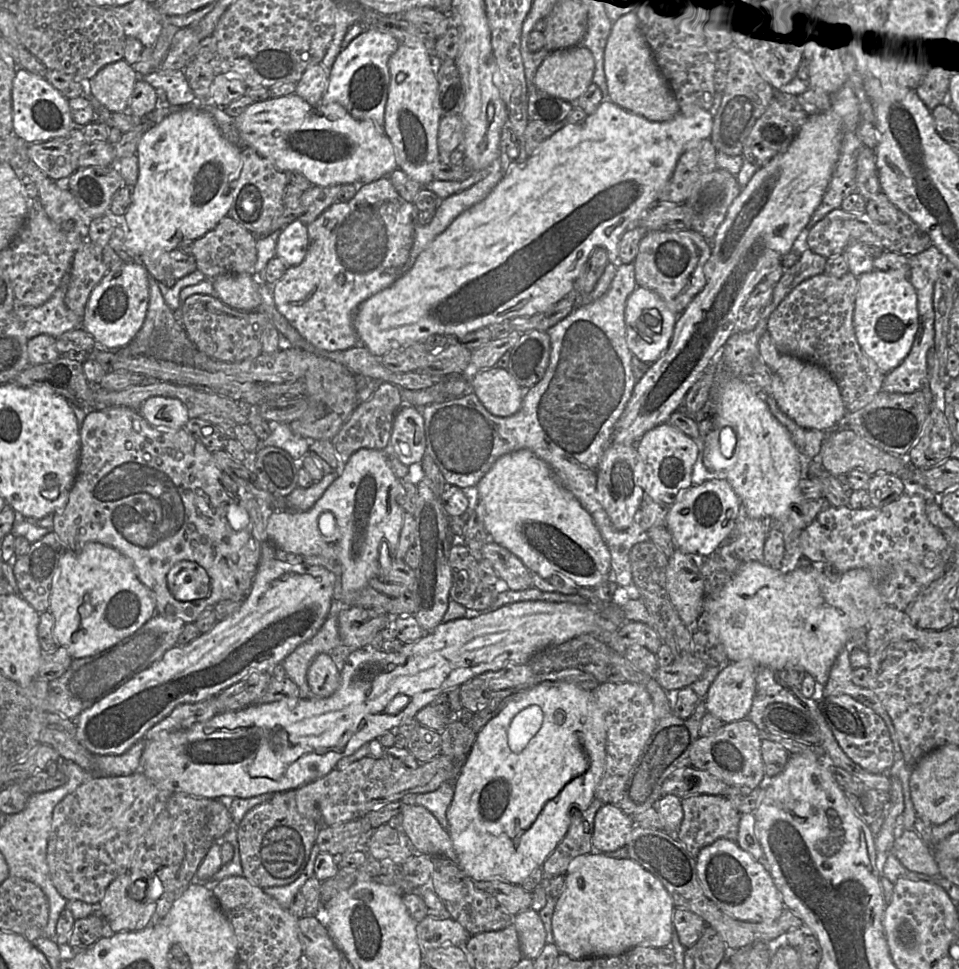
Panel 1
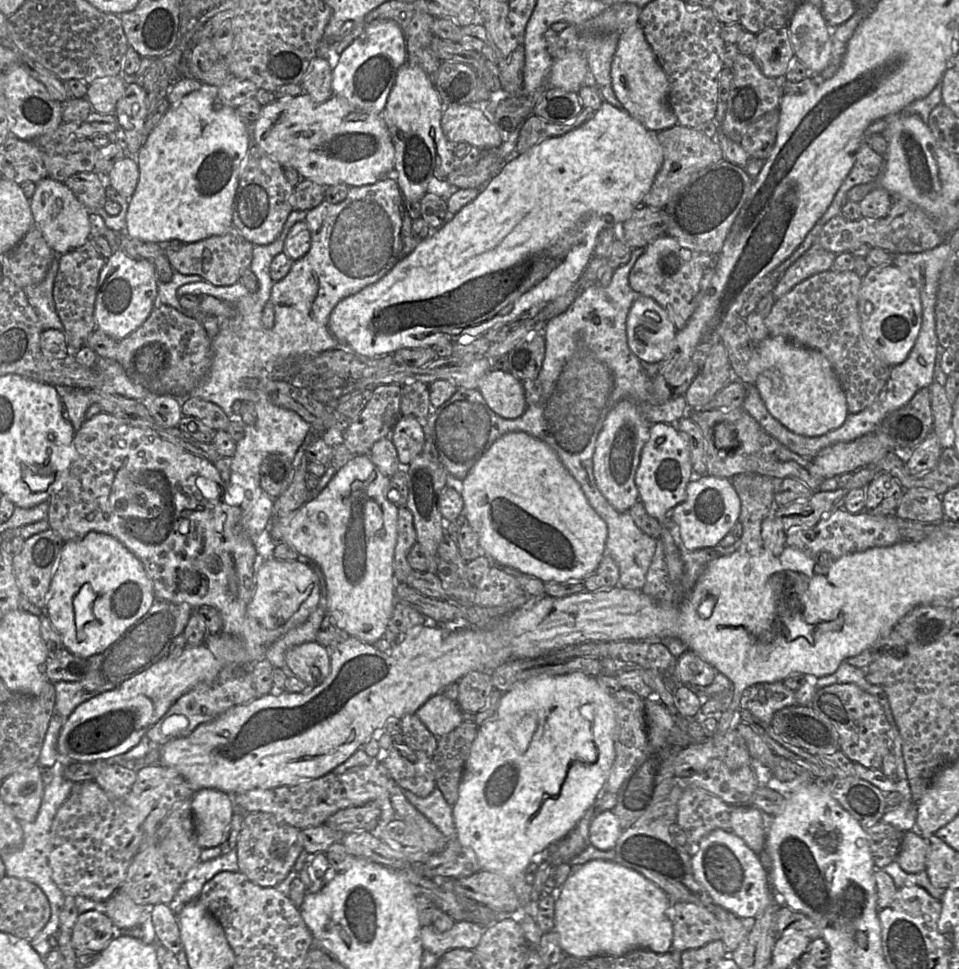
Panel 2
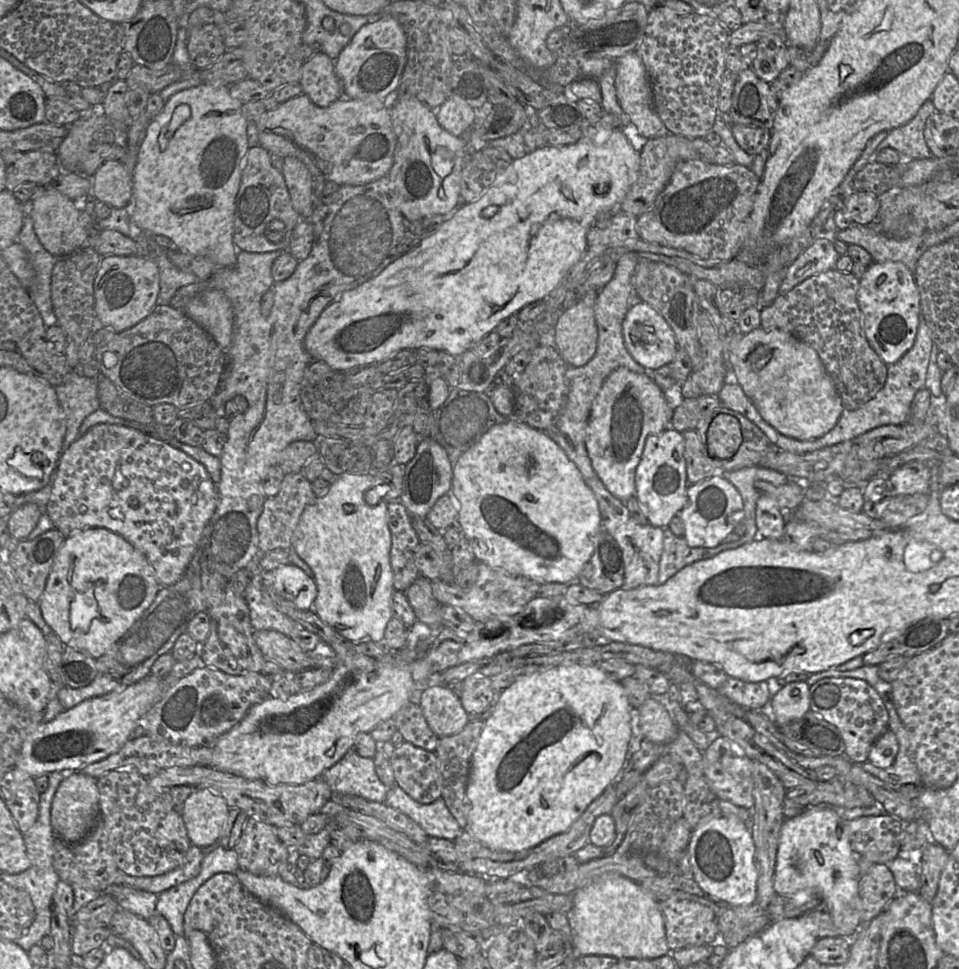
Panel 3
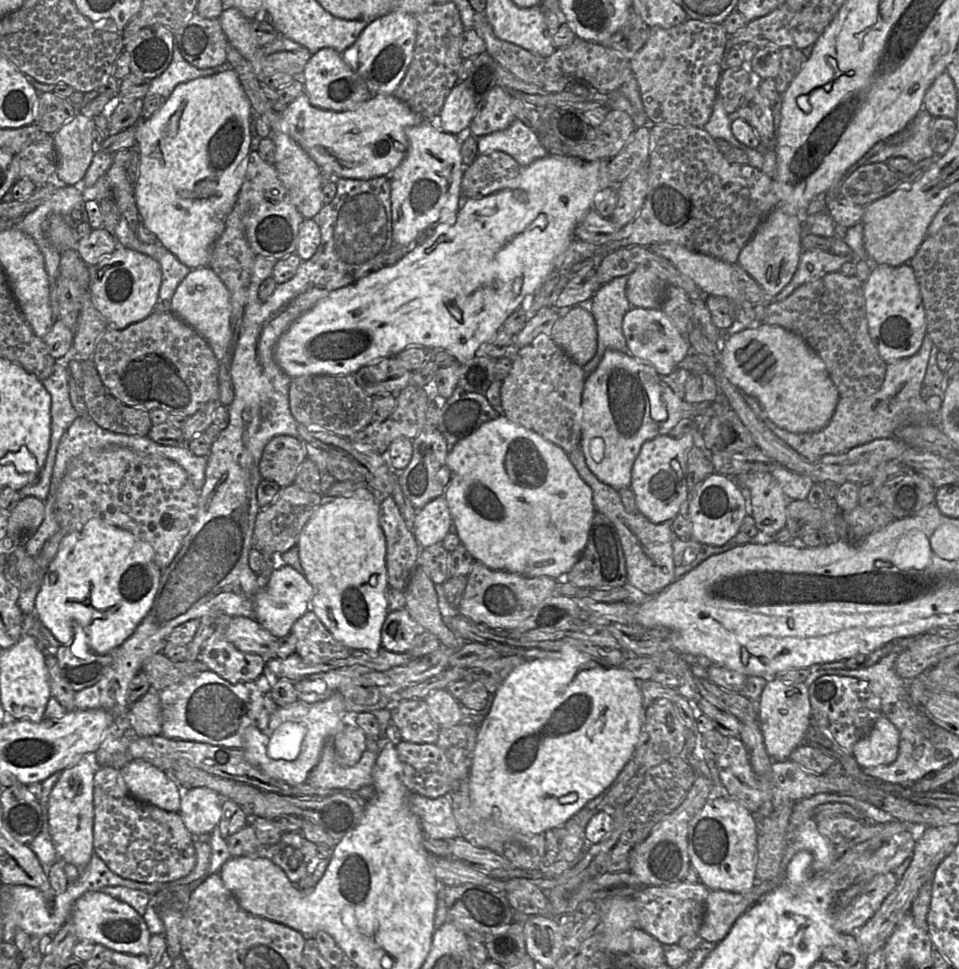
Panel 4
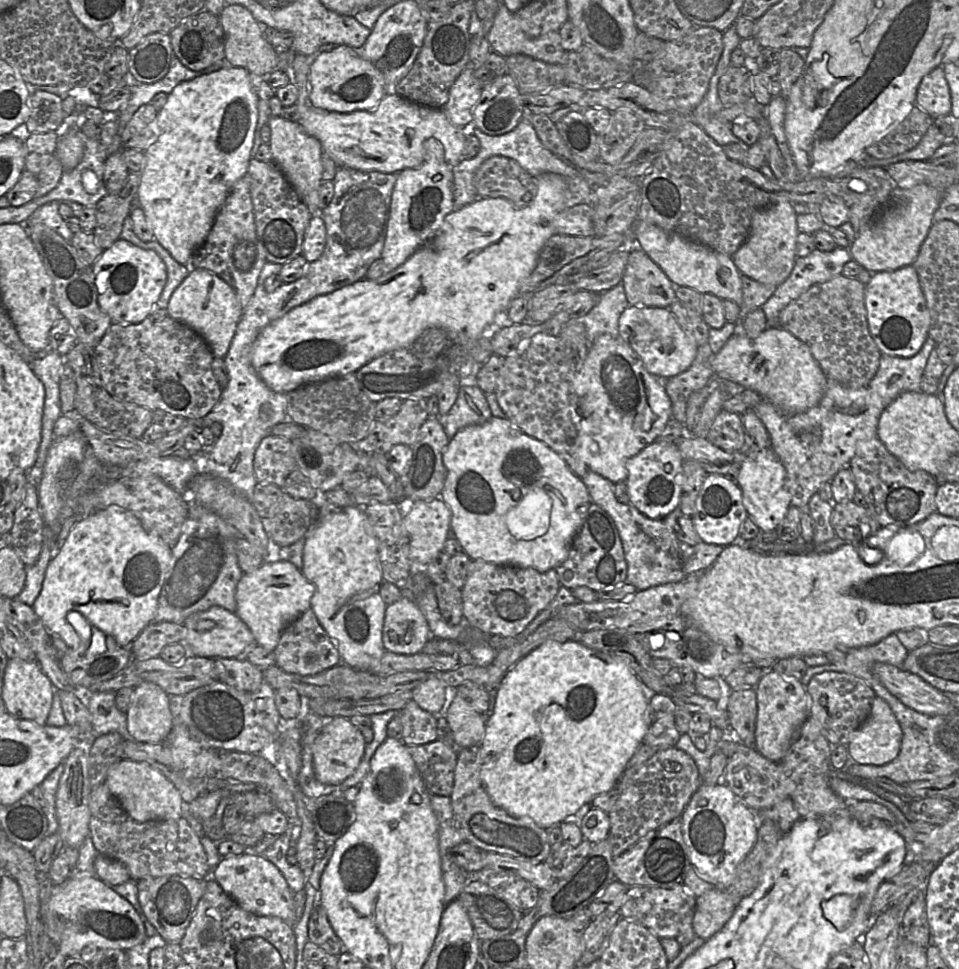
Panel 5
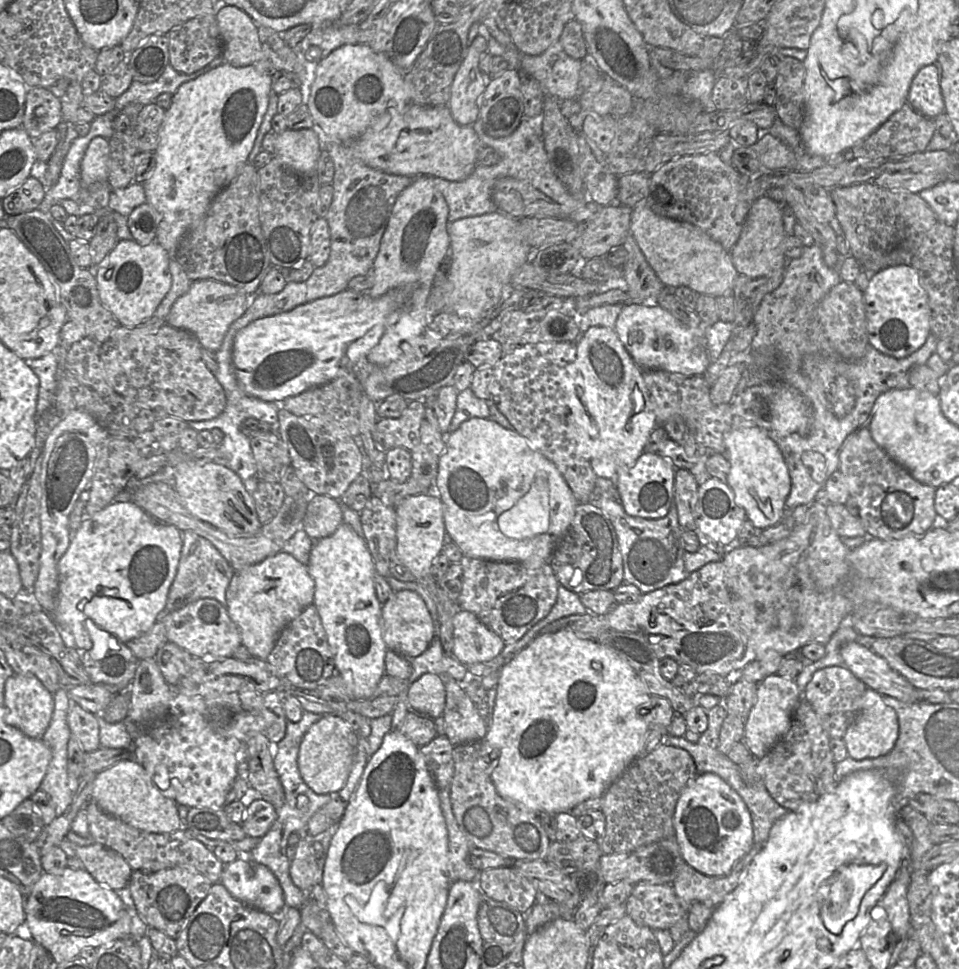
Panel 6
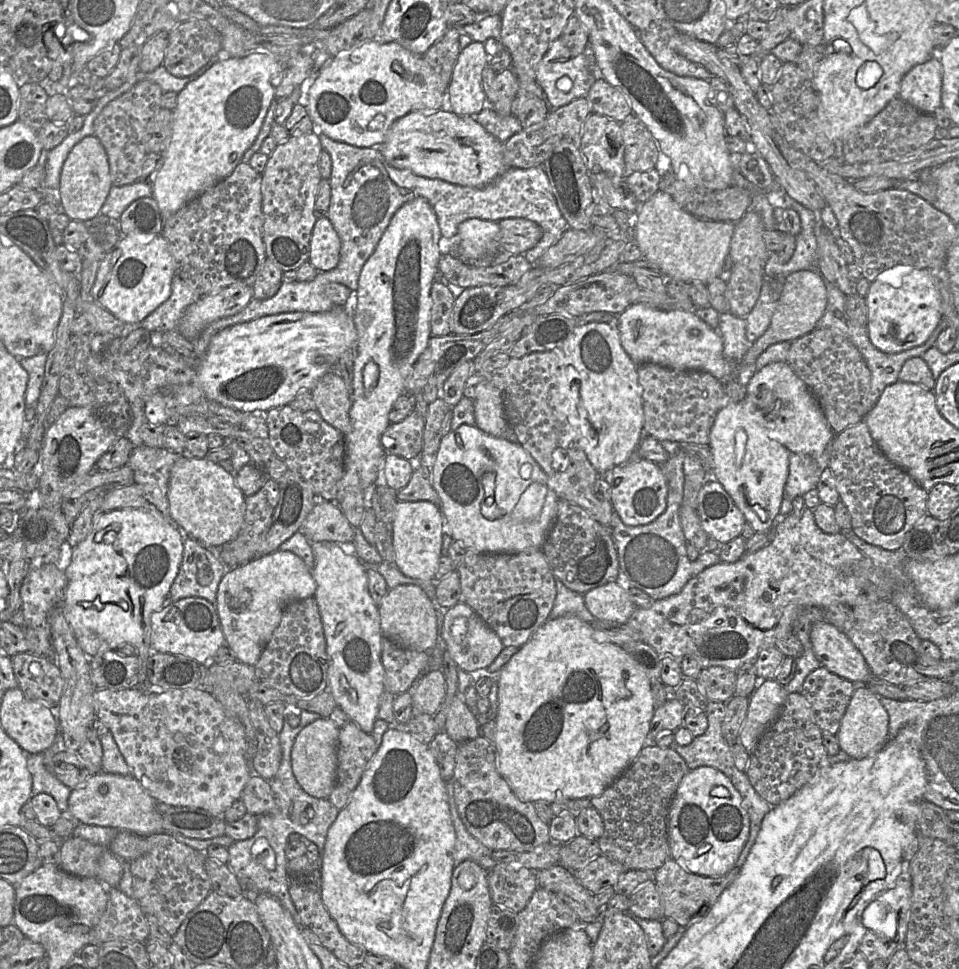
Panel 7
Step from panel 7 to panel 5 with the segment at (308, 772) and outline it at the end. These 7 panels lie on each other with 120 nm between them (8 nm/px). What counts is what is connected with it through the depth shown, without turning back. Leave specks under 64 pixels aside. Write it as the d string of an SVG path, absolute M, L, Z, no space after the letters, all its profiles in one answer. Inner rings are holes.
M336 717L327 720L316 737L312 749L316 779L322 784L341 784L358 767L364 755L365 745L362 733L352 725L349 719Z

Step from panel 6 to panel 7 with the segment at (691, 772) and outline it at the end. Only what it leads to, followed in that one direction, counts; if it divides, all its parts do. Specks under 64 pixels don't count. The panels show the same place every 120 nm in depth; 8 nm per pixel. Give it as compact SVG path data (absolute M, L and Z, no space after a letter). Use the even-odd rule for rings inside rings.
M646 745L635 761L608 787L596 797L590 798L604 823L604 831L598 839L601 855L620 863L625 869L655 872L670 856L668 842L668 814L676 790L689 771L683 758L673 749L662 749L657 745Z

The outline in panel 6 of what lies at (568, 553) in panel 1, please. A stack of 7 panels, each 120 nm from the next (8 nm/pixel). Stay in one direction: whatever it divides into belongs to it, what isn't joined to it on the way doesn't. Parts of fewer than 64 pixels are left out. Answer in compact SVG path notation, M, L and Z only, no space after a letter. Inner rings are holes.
M471 418L446 435L436 486L443 504L445 529L464 556L495 562L520 562L528 568L549 563L579 504L552 461L532 449L516 430L506 429L490 418Z

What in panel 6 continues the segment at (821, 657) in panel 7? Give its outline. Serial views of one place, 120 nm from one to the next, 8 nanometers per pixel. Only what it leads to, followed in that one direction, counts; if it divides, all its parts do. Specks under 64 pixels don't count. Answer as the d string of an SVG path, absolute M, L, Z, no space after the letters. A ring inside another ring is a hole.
M851 641L841 647L840 654L844 667L868 688L905 703L917 702L917 689L868 647Z

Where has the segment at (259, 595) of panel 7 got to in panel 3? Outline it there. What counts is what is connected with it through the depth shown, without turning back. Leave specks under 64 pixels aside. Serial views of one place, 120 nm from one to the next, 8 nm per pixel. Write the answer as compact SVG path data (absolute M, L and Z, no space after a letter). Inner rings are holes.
M293 564L266 571L263 580L267 590L275 590L300 610L310 609L317 596L314 579Z

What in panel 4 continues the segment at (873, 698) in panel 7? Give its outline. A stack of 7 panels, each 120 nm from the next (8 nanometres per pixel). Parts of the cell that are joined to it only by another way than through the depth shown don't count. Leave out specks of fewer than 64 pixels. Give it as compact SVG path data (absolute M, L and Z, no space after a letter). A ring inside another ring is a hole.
M882 714L869 734L854 745L853 755L862 768L889 765L899 755L899 744L899 731Z

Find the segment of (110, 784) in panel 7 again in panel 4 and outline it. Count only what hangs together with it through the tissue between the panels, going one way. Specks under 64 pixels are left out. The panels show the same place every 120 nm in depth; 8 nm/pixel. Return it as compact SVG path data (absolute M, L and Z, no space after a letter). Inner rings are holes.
M132 760L117 769L121 769L135 800L168 812L180 812L182 789L168 773L144 760Z

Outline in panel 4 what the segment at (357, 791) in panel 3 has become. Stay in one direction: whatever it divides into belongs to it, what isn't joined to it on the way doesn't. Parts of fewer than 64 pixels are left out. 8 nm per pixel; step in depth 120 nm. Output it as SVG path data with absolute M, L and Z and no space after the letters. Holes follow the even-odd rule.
M333 738L328 739L318 764L305 783L314 788L357 792L362 787L373 785L372 771L377 755L366 749L354 766L343 767L336 762Z

